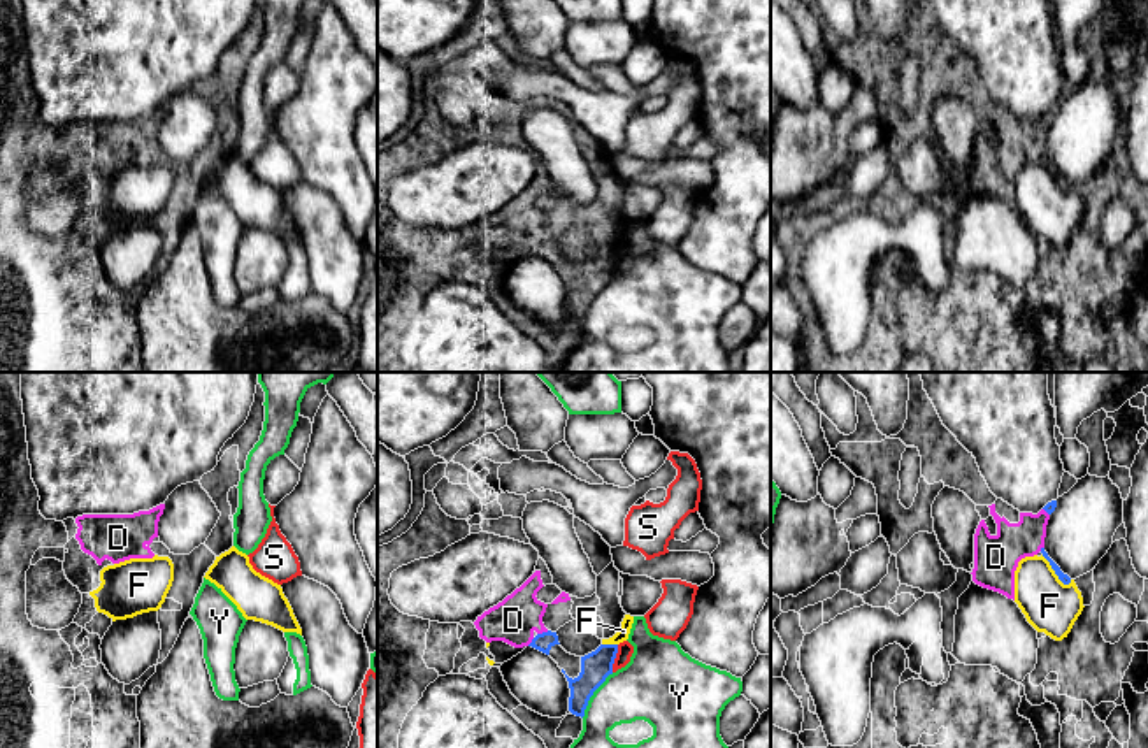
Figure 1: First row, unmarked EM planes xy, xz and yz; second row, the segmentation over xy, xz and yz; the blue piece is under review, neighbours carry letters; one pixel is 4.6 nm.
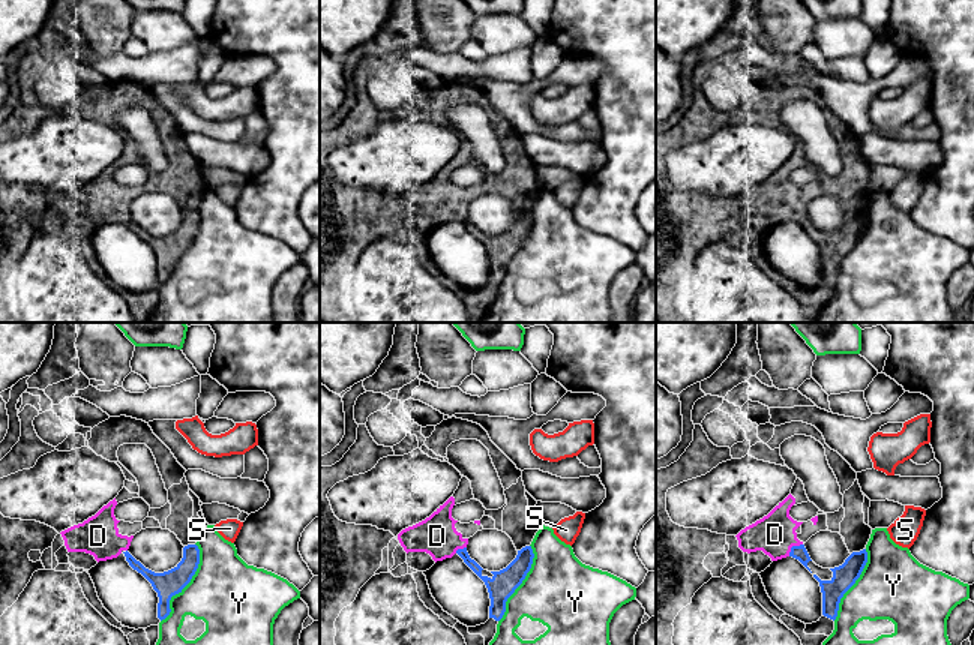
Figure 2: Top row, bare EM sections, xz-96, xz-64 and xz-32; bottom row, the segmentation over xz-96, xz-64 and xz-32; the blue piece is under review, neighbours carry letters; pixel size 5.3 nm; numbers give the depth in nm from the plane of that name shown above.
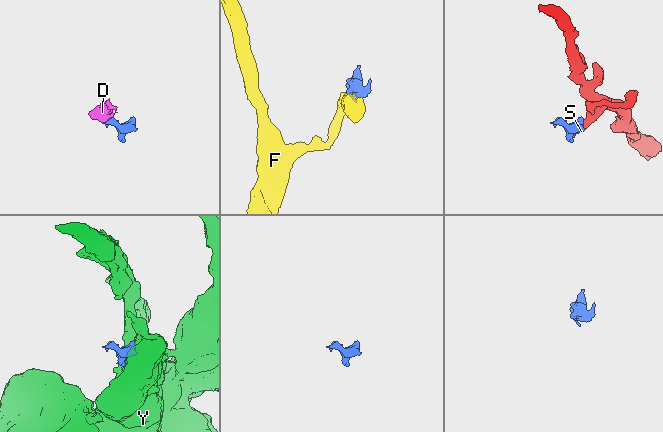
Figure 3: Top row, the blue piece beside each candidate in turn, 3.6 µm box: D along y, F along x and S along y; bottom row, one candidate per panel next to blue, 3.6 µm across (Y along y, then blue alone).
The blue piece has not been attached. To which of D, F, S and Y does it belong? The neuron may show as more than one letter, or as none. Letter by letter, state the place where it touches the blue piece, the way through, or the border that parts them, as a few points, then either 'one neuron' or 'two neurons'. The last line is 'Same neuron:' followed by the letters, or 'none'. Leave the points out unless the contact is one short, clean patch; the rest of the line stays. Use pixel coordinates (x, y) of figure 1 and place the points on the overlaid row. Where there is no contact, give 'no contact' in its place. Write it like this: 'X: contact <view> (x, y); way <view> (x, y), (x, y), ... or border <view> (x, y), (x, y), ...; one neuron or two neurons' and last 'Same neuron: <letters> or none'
D: contact xz (543, 632); way xz (543, 641), (543, 632), (530, 620), (513, 620); one neuron
F: contact yz (1055, 573); two neurons
S: contact xz (615, 657); border xz (618, 645), (611, 671); two neurons
Y: contact xz (592, 694); two neurons
Same neuron: D

